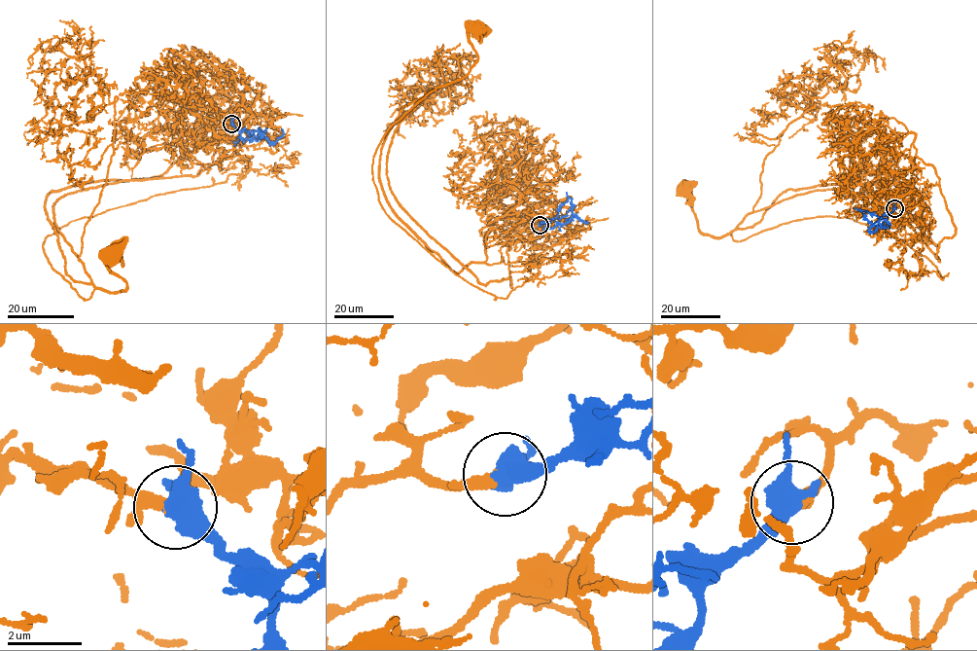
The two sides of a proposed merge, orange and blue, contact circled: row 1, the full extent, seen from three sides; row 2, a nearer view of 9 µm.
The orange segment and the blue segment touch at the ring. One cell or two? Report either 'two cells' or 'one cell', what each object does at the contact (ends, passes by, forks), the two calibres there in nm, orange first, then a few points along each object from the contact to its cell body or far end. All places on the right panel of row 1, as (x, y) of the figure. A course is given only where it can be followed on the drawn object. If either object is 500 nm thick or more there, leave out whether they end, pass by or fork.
one cell; calibres 240 and 550 nm; course orange (894, 208), (915, 188), (936, 245), (891, 201), (836, 183), (787, 189), (718, 239), (681, 187); course blue (894, 208), (887, 216), (888, 227), (882, 228), (871, 225), (860, 210), (866, 210)

